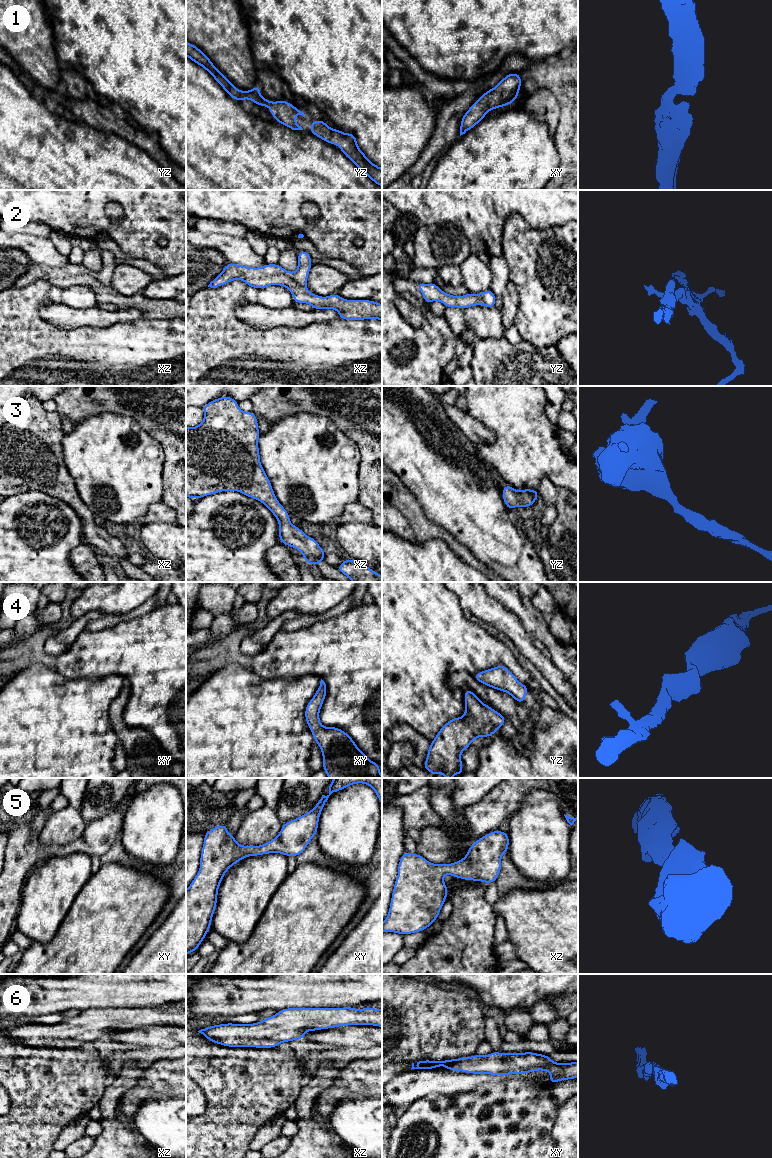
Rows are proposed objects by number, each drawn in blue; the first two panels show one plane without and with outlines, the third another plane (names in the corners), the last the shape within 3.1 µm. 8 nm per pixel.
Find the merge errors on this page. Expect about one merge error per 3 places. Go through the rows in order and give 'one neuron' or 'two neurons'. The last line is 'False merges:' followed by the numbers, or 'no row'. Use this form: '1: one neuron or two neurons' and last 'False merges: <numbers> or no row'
1: one neuron
2: one neuron
3: one neuron
4: one neuron
5: one neuron
6: one neuron
False merges: no row

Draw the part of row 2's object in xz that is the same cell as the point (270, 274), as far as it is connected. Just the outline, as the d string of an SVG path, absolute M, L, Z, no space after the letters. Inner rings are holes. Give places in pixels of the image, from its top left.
M306 251L298 252L298 268L295 272L289 272L279 264L266 264L262 267L254 268L238 264L227 263L223 271L215 277L208 287L217 288L233 280L242 280L248 286L256 289L263 289L271 285L280 285L286 287L293 294L294 303L307 303L317 309L334 309L339 312L339 318L343 320L366 320L378 319L382 321L382 304L372 300L345 300L337 293L327 297L317 296L307 290L307 279L312 267L311 256Z

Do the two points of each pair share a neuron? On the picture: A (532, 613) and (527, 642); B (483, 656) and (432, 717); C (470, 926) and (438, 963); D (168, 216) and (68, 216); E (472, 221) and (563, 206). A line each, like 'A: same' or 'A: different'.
A: different
B: same
C: same
D: same
E: same

